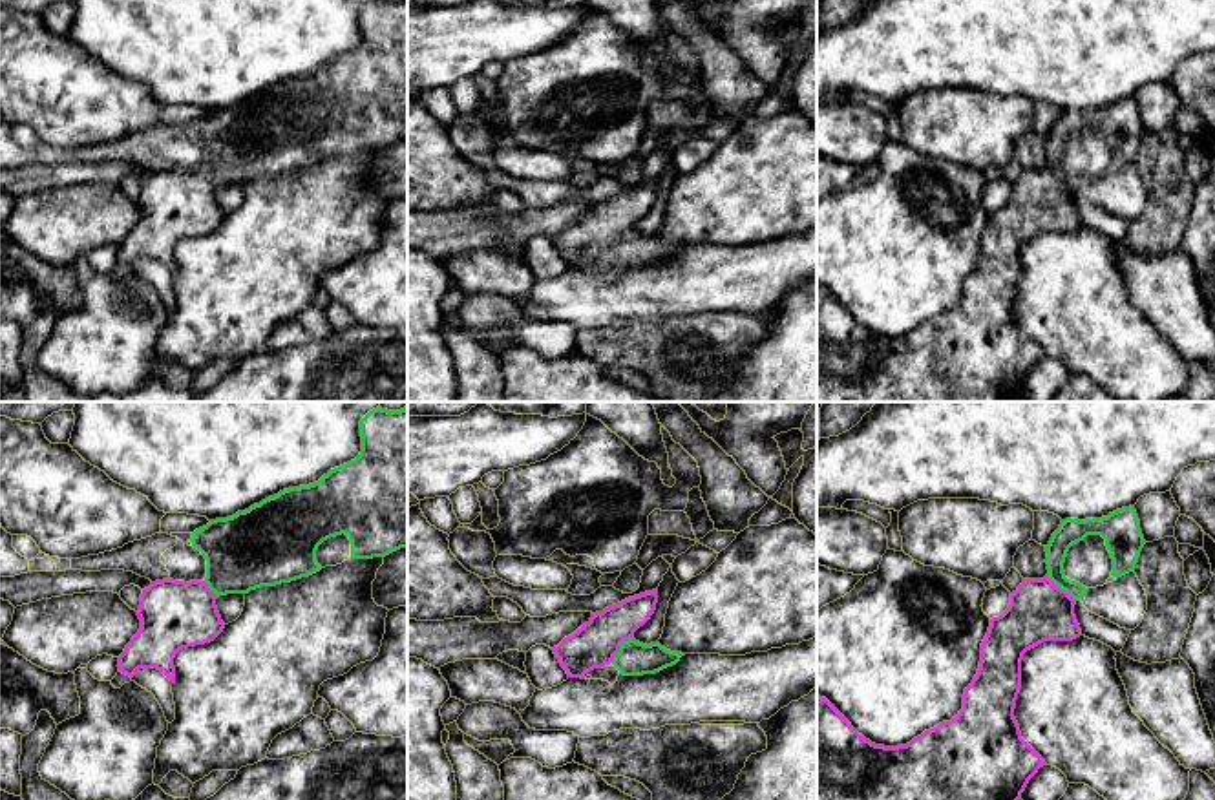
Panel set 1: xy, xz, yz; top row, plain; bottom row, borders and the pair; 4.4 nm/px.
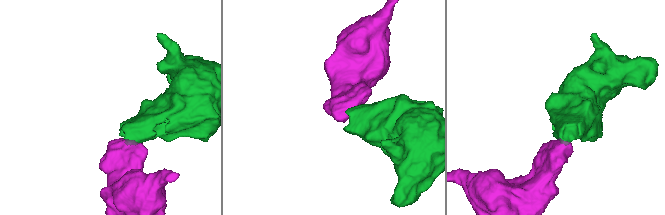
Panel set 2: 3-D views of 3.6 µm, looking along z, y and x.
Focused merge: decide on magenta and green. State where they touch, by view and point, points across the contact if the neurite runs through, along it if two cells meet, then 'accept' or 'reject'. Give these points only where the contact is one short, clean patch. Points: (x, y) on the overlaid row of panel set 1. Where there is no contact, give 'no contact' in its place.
contact xz (620, 645); border xz (633, 636), (622, 643), (611, 662); reject

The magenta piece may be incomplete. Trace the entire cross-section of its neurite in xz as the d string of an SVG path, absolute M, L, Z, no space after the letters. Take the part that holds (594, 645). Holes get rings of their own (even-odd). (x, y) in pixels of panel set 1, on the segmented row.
M652 590L592 614L588 623L552 648L568 678L610 665L621 643L650 619L656 603L658 590Z

